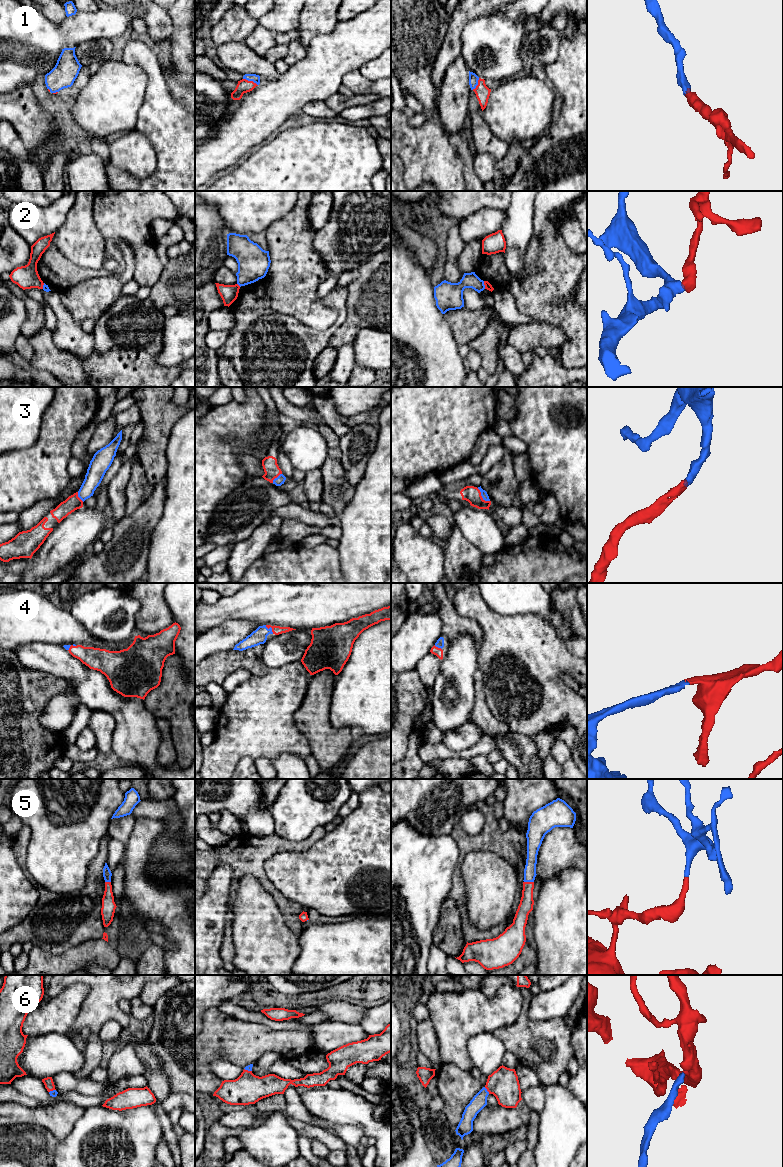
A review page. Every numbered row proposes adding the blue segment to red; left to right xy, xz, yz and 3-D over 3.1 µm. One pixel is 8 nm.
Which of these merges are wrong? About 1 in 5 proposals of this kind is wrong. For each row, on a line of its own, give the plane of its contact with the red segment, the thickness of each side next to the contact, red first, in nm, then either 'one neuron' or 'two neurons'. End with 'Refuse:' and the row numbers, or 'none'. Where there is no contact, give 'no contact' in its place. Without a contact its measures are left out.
1: meets red in xz; 110 nm thick on the red side, 70 nm on the other; one neuron
2: meets red in yz; 60 nm thick on the red side, 140 nm on the other; two neurons
3: meets red in yz; 130 nm thick on the red side, 50 nm on the other; one neuron
4: meets red in xz; 70 nm thick on the red side, 120 nm on the other; one neuron
5: meets red in yz; 110 nm thick on the red side, 100 nm on the other; one neuron
6: meets red in yz; 240 nm thick on the red side, 120 nm on the other; one neuron
Refuse: 2

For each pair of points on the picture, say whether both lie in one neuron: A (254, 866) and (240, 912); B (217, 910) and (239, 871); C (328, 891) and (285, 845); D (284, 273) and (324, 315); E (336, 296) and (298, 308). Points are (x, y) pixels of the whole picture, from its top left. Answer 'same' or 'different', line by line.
A: different
B: different
C: different
D: same
E: different

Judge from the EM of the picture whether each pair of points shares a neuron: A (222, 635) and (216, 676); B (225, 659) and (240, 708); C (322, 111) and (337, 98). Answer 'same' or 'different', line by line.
A: different
B: different
C: different

